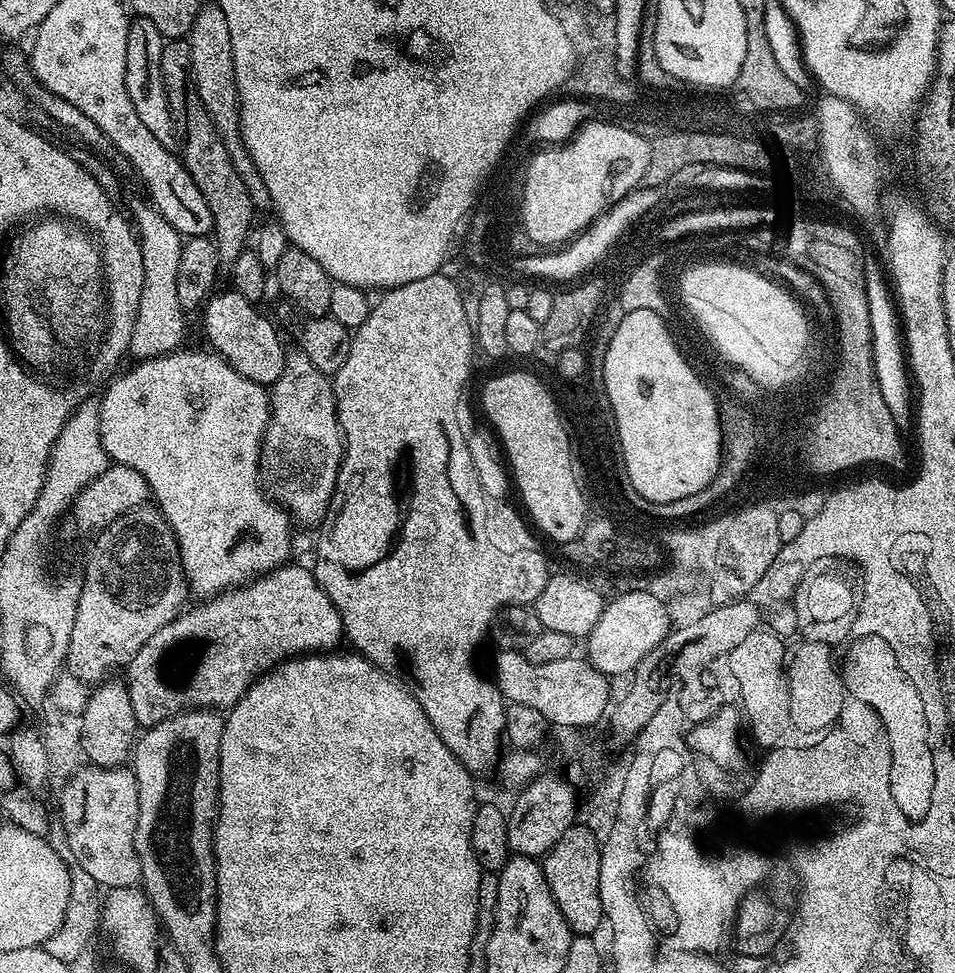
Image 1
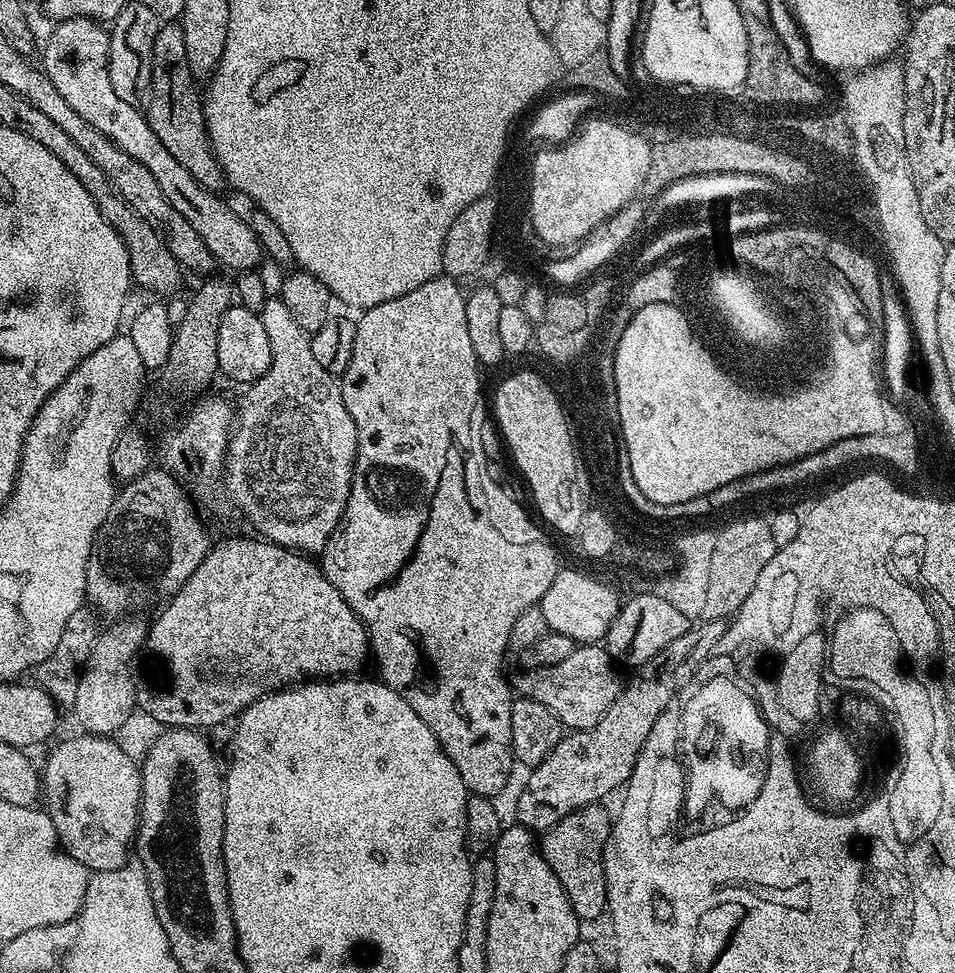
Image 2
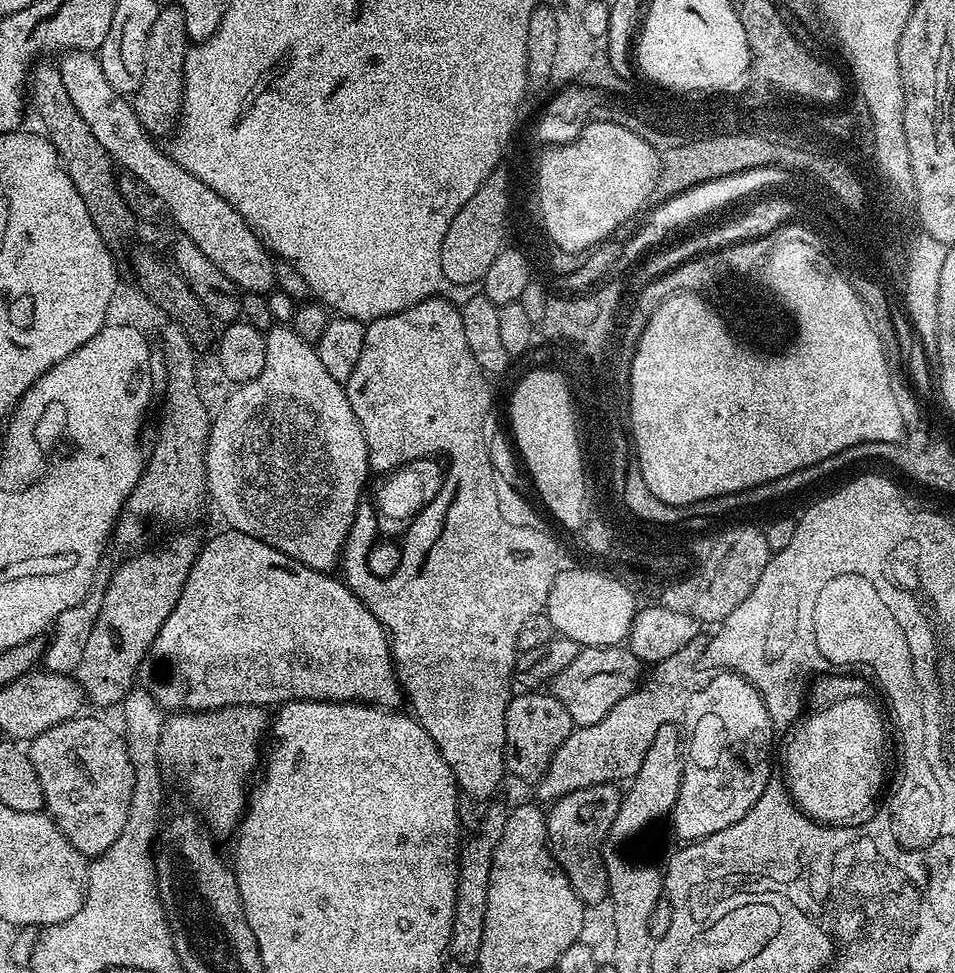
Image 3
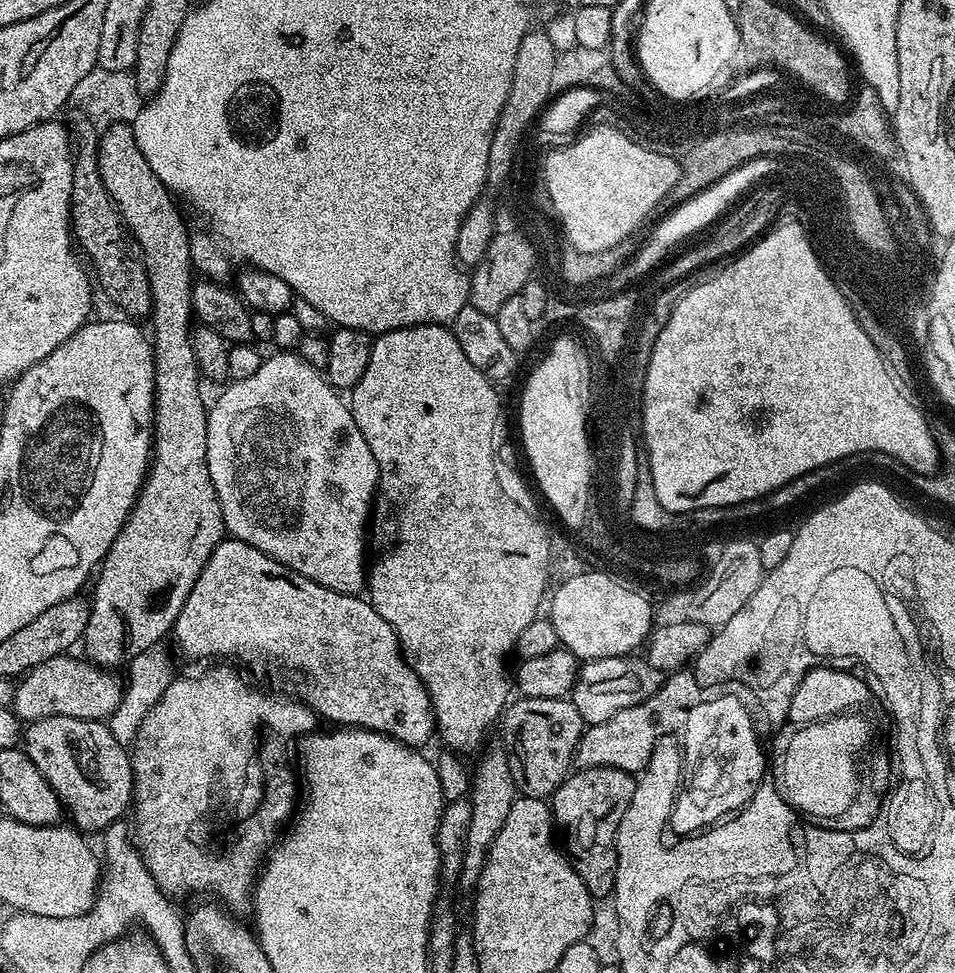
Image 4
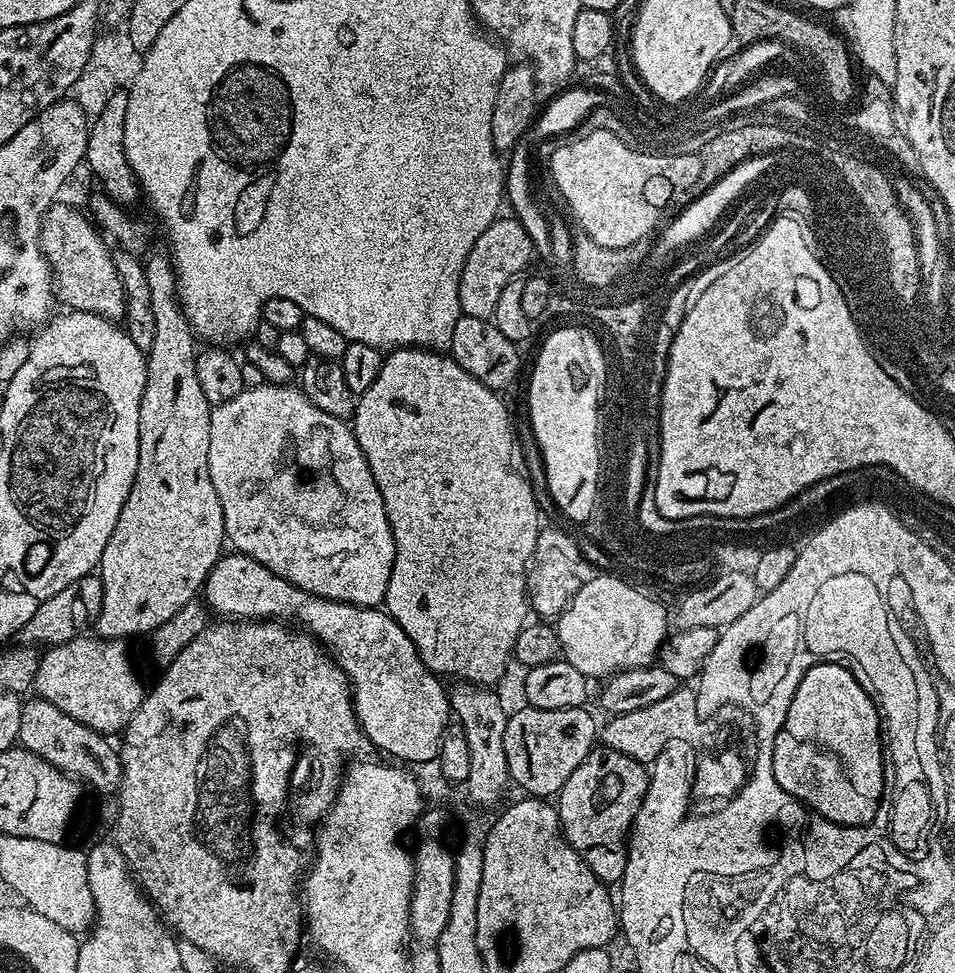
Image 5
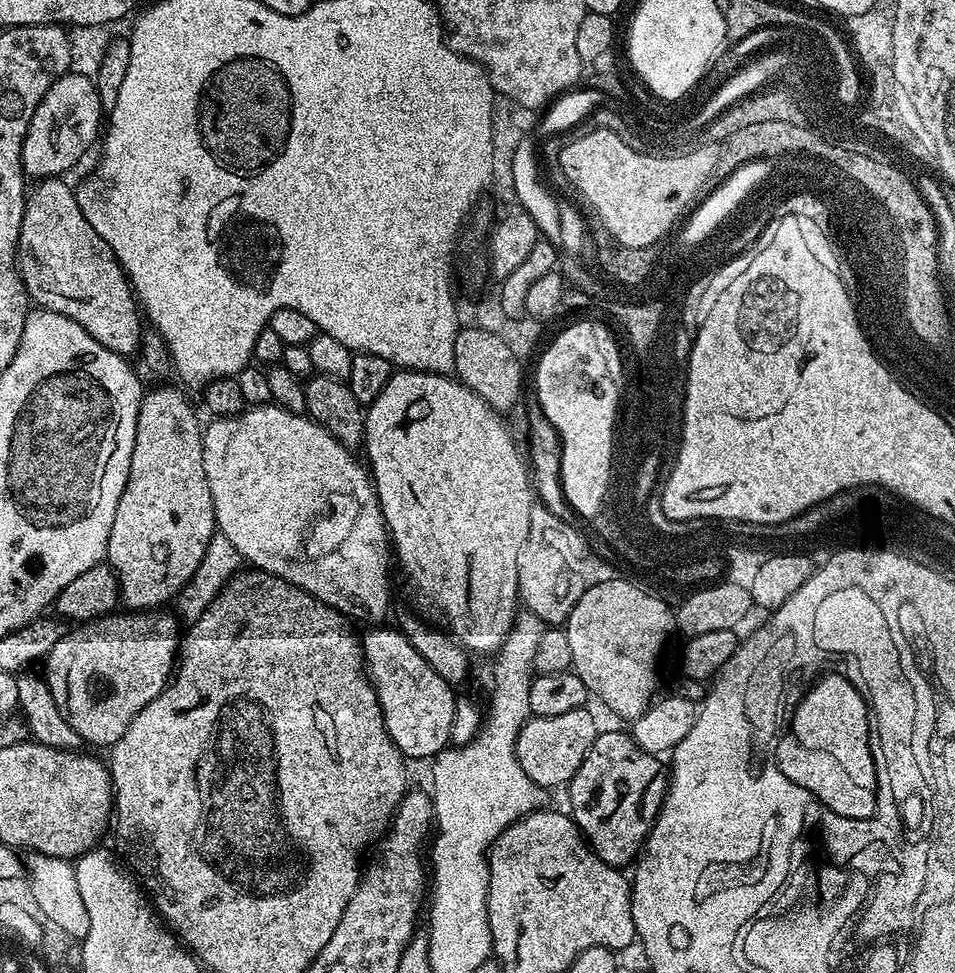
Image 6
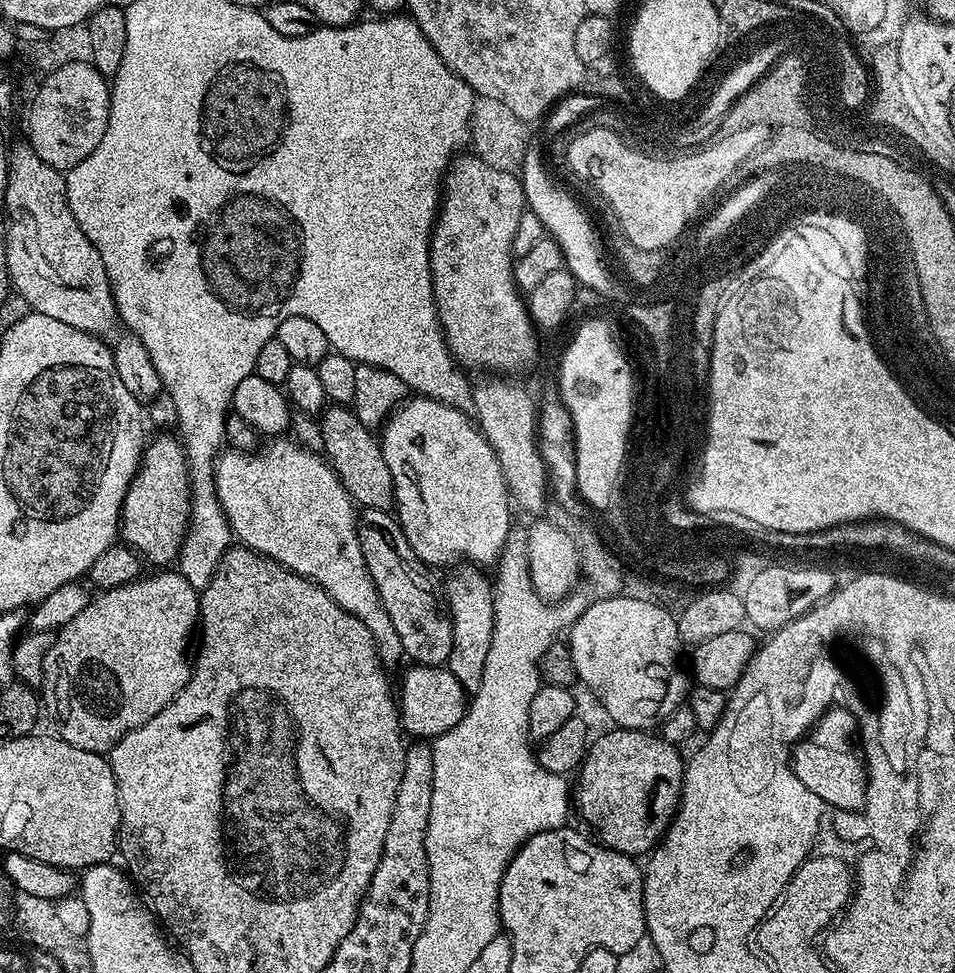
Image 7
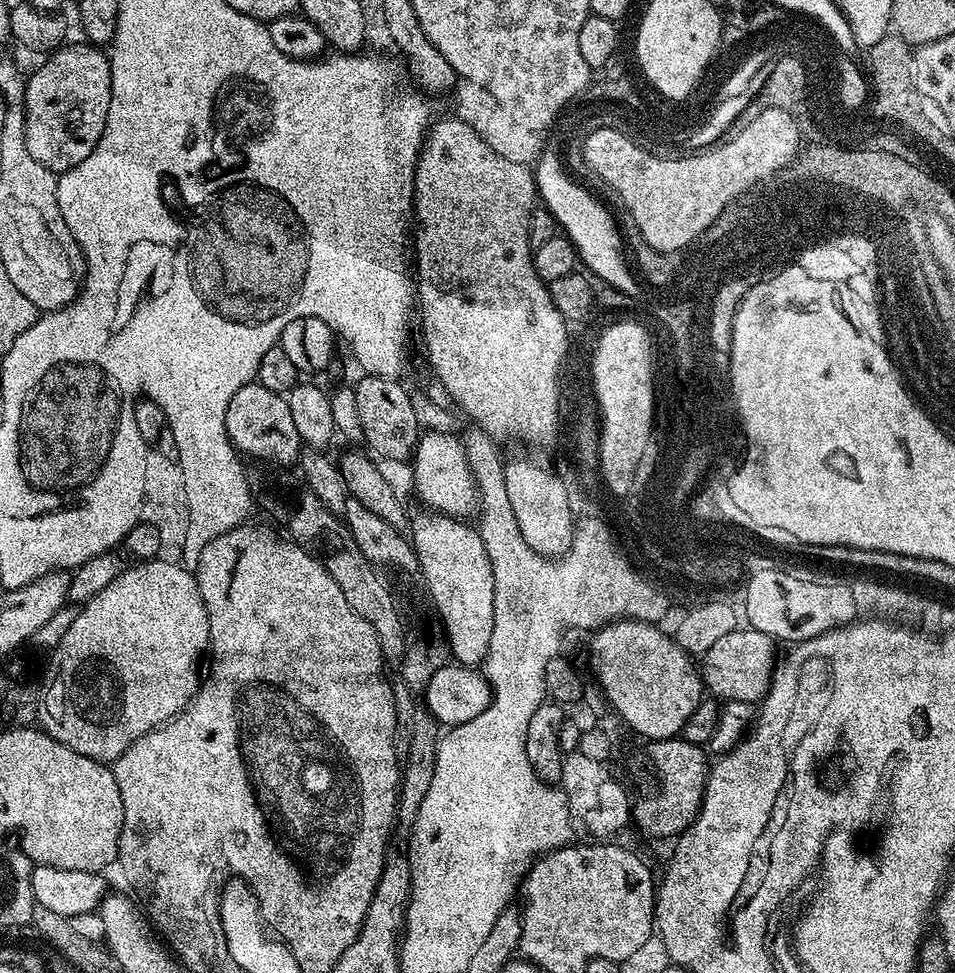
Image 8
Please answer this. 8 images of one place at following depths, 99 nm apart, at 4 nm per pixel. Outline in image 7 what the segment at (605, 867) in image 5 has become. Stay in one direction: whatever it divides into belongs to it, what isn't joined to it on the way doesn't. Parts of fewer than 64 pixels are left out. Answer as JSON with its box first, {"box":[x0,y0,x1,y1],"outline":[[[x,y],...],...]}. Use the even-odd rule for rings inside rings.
{"box":[578,727,685,858],"outline":[[[613,727],[612,732],[604,732],[593,739],[587,747],[587,755],[578,768],[580,774],[580,812],[588,824],[596,827],[599,843],[615,852],[633,858],[651,853],[664,838],[680,806],[680,793],[684,791],[685,757],[680,757],[681,749],[663,735],[653,734],[638,728]]]}

